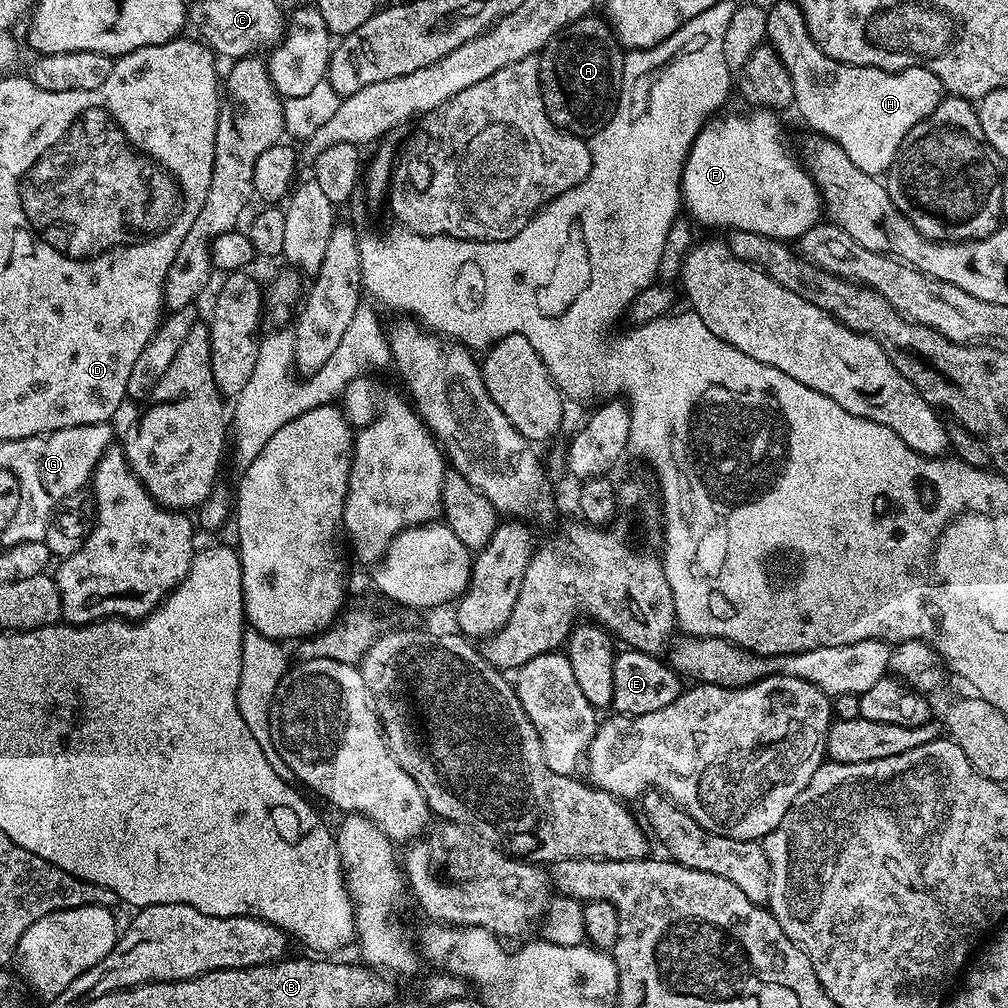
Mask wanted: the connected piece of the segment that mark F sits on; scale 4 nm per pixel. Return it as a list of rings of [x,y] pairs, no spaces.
[[[768,110],[753,113],[753,116],[713,119],[696,133],[684,164],[684,175],[680,177],[683,207],[688,207],[687,215],[697,225],[709,224],[712,228],[725,230],[740,229],[783,240],[799,239],[817,223],[817,214],[820,214],[819,192],[807,171],[784,153],[780,145],[780,132],[772,117],[775,115]]]

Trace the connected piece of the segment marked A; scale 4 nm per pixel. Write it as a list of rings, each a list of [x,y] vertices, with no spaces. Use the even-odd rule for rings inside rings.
[[[588,14],[584,16],[584,36],[580,36],[580,24],[572,22],[558,33],[559,39],[545,45],[540,57],[540,89],[544,95],[544,109],[556,127],[573,136],[588,138],[597,131],[598,126],[607,122],[610,113],[616,109],[616,100],[620,96],[620,79],[624,73],[625,53],[608,27],[607,19]],[[596,40],[604,40],[604,48]]]

